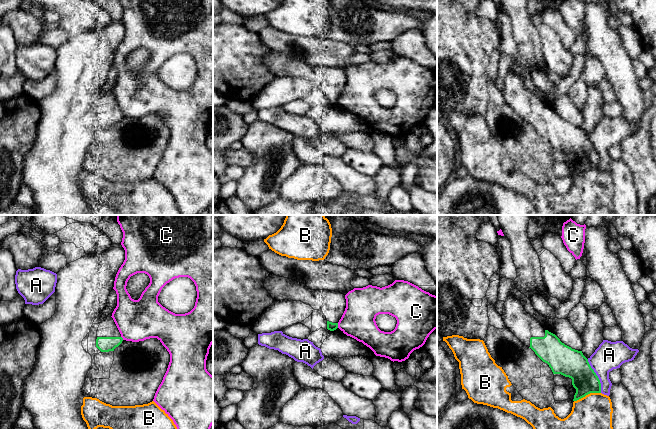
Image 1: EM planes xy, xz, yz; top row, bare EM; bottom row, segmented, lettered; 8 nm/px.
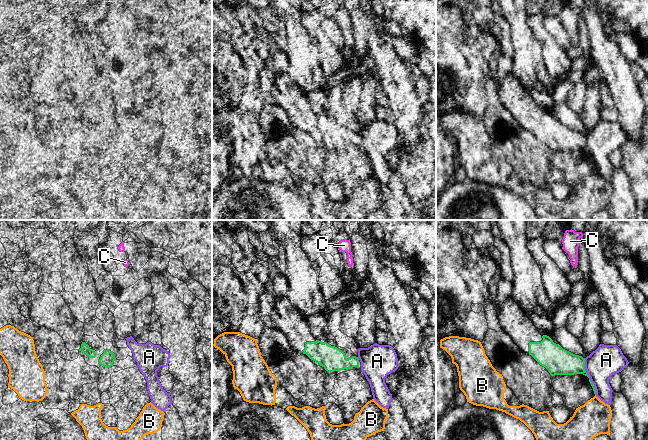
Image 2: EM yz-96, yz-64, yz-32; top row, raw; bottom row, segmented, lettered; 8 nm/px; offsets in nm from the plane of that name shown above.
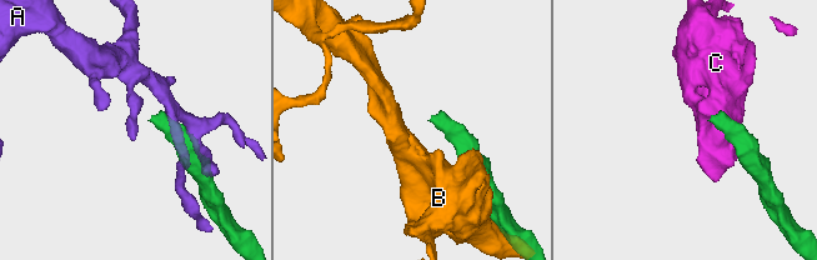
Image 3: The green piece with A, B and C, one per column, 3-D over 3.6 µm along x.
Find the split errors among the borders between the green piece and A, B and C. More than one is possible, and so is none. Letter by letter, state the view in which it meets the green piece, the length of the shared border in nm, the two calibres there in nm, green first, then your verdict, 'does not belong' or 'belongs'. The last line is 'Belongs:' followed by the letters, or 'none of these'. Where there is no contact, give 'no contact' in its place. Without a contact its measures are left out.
A: yz | 300 nm | 220/220 nm | does not belong
B: yz | 220 nm | 200/280 nm | does not belong
C: xz | 40 nm | 70/280 nm | does not belong
Belongs: none of these

